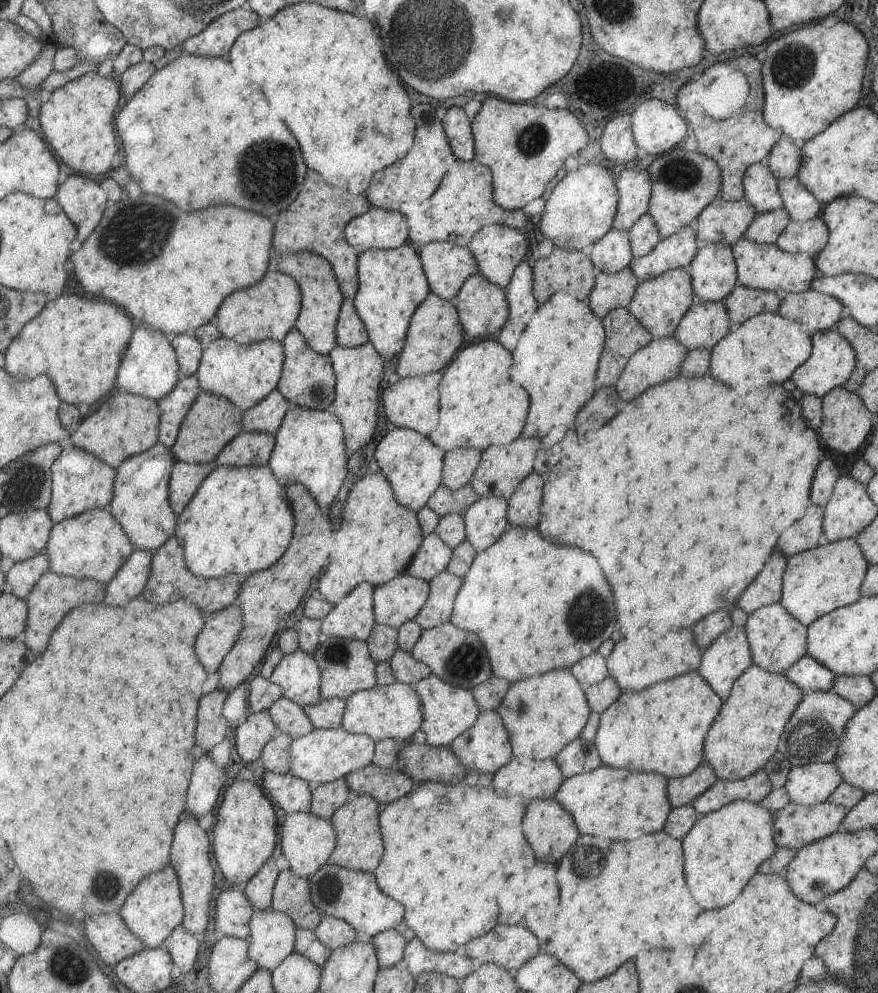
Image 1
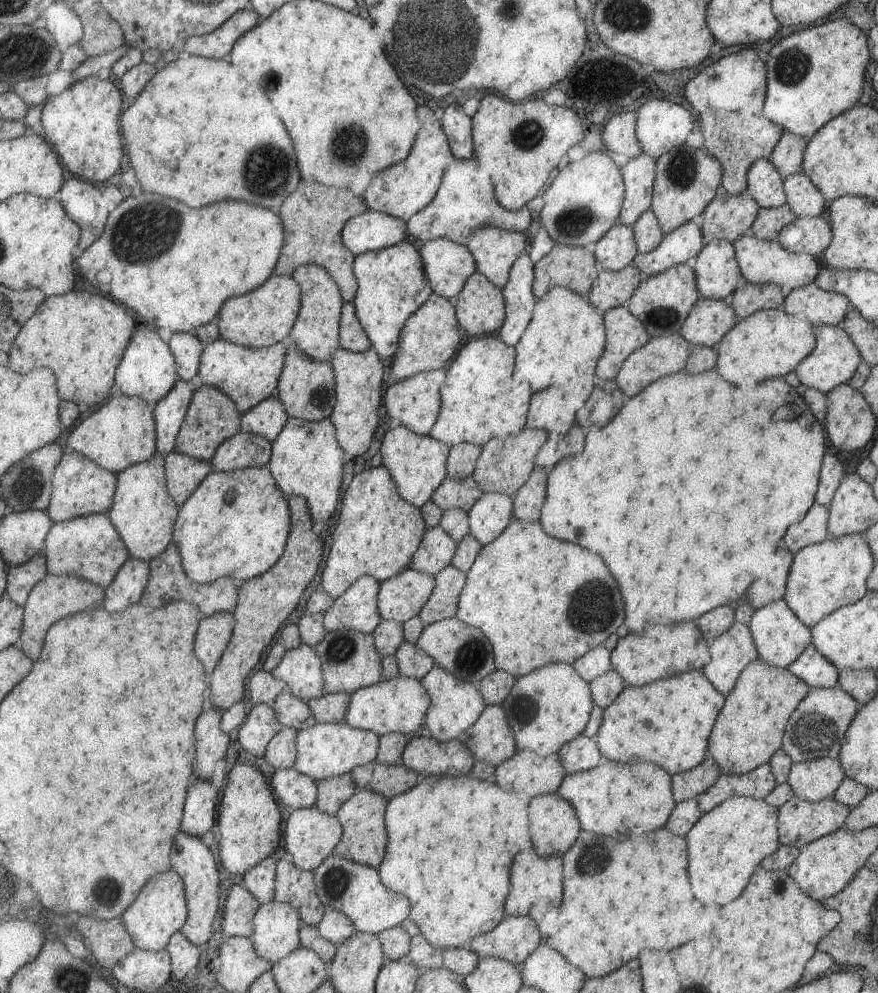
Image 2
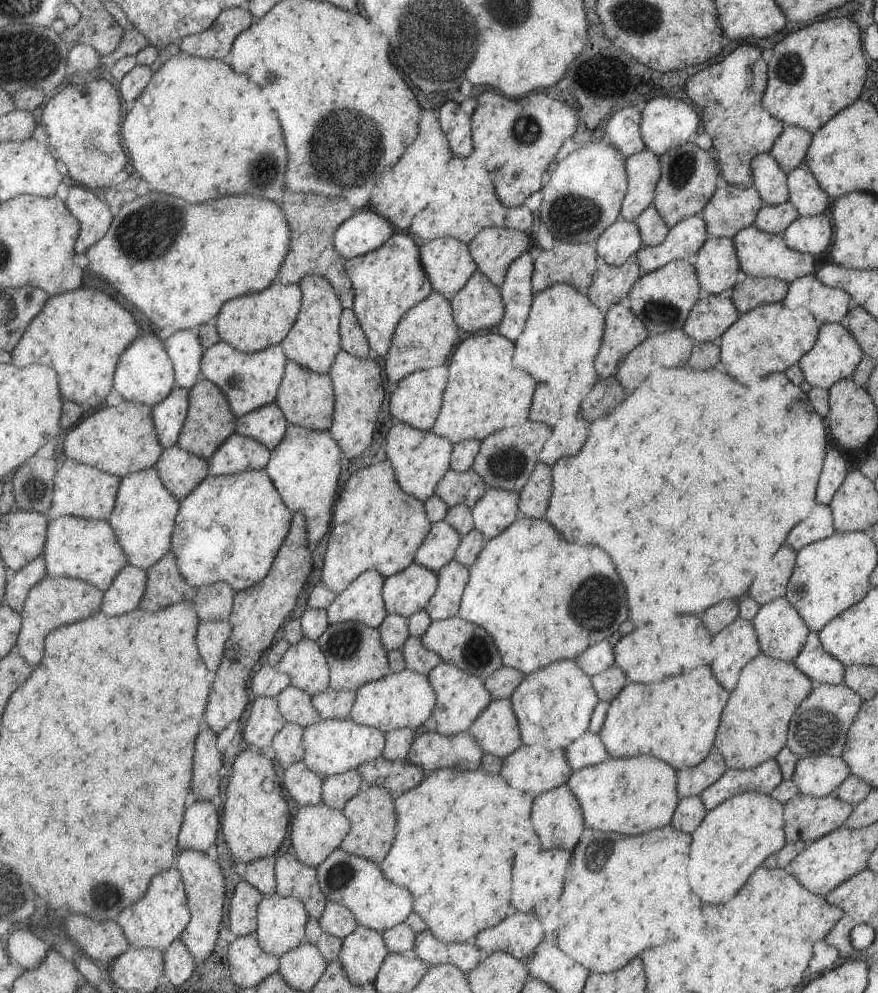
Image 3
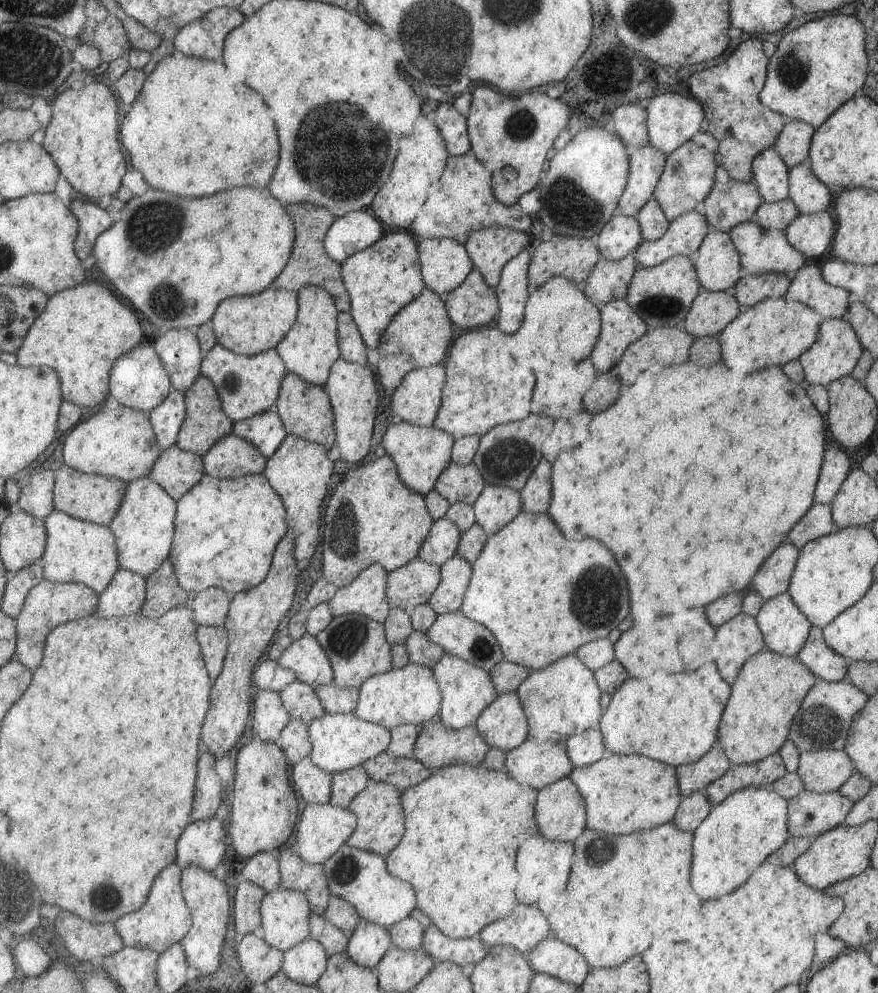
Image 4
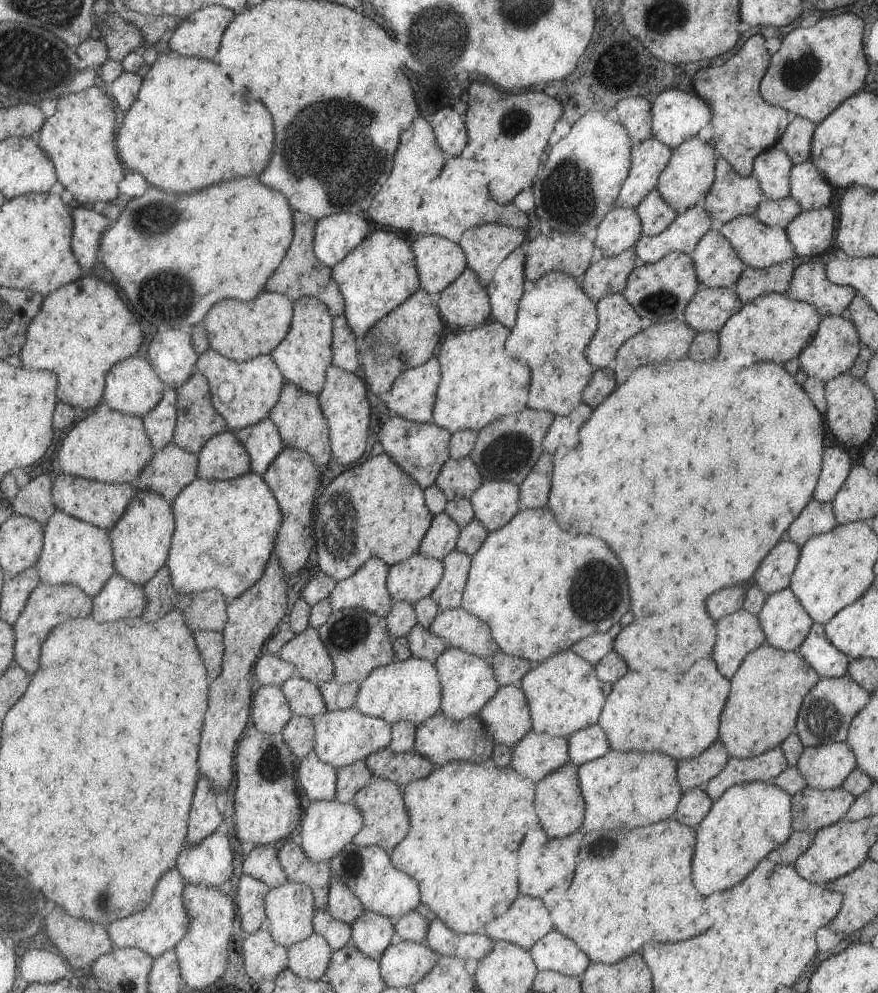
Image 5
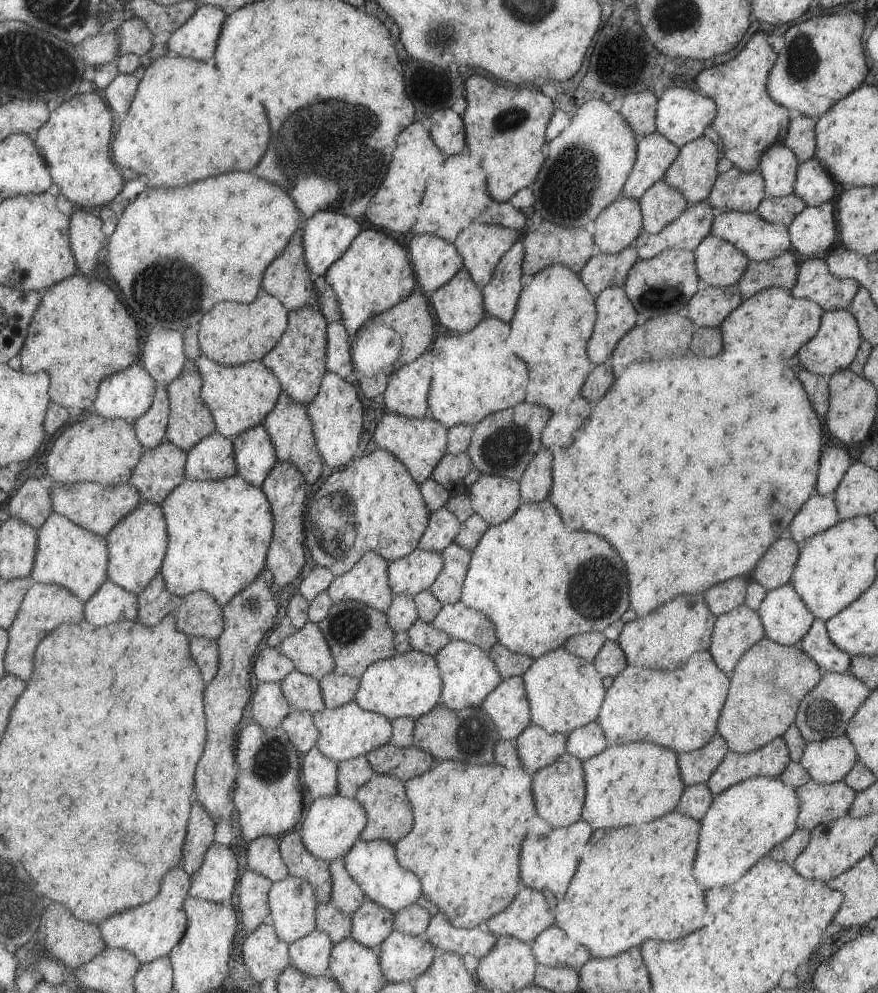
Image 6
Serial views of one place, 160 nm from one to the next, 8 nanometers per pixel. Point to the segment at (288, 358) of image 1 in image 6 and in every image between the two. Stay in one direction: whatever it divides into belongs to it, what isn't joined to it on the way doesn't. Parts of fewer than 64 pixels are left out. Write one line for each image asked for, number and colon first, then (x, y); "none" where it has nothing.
2: (306, 389)
3: (307, 399)
4: (305, 409)
5: (301, 425)
6: (290, 426)

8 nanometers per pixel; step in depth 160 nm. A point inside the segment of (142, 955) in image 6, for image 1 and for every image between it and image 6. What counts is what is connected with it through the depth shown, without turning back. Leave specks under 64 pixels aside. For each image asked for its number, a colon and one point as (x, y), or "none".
1: (156, 909)
2: (162, 909)
3: (162, 915)
4: (165, 920)
5: (166, 923)

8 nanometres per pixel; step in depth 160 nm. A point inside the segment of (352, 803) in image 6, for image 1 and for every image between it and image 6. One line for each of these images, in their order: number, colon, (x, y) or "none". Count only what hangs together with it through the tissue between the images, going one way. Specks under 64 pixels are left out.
1: (307, 842)
2: (310, 835)
3: (317, 830)
4: (323, 828)
5: (326, 827)

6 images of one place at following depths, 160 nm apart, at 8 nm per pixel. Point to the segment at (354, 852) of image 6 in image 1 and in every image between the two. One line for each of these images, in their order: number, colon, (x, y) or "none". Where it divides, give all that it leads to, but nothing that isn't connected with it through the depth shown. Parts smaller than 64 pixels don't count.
1: (352, 896)
2: (355, 890)
3: (356, 883)
4: (360, 877)
5: (381, 889)

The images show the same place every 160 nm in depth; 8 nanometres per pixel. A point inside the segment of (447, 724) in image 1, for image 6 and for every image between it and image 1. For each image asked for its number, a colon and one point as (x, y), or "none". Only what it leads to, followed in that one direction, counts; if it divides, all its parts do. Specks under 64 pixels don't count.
2: (454, 705)
3: (460, 697)
4: (465, 690)
5: (467, 682)
6: (468, 675)

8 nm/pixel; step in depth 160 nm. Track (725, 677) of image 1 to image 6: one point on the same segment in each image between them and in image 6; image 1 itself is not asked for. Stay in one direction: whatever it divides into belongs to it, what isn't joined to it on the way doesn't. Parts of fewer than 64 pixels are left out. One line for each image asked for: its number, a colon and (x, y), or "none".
2: (729, 653)
3: (736, 644)
4: (740, 637)
5: (739, 633)
6: (735, 631)

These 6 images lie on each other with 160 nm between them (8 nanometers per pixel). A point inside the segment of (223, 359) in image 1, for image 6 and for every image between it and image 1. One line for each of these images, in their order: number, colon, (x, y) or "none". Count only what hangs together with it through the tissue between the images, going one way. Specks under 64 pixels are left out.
2: (248, 375)
3: (250, 380)
4: (248, 385)
5: (244, 393)
6: (241, 397)

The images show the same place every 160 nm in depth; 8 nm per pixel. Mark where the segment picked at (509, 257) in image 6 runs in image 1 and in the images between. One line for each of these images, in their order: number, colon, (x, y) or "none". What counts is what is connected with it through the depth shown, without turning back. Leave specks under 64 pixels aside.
1: (521, 304)
2: (517, 293)
3: (516, 291)
4: (511, 291)
5: (504, 291)

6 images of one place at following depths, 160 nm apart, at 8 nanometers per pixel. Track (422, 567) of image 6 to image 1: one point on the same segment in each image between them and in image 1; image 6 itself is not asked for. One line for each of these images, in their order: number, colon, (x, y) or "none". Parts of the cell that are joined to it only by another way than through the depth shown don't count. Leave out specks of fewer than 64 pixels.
1: (397, 601)
2: (399, 598)
3: (405, 593)
4: (410, 585)
5: (416, 577)

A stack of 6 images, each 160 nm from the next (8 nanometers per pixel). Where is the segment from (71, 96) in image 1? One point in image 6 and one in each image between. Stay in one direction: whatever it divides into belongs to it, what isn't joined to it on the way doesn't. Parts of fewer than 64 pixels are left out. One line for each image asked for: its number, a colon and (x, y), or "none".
2: (82, 122)
3: (83, 122)
4: (83, 135)
5: (80, 137)
6: (76, 142)

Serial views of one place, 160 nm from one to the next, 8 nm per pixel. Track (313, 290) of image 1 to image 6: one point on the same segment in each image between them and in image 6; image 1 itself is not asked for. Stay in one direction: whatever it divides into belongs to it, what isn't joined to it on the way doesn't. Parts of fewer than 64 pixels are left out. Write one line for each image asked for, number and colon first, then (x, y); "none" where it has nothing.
2: (316, 331)
3: (313, 341)
4: (309, 349)
5: (303, 357)
6: (298, 360)

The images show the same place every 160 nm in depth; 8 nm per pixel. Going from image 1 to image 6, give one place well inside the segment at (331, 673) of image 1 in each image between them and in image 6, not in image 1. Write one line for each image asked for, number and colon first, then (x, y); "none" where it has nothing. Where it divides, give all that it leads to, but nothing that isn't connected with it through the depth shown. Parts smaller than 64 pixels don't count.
2: (350, 661)
3: (355, 656)
4: (356, 646)
5: (357, 641)
6: (357, 635)

